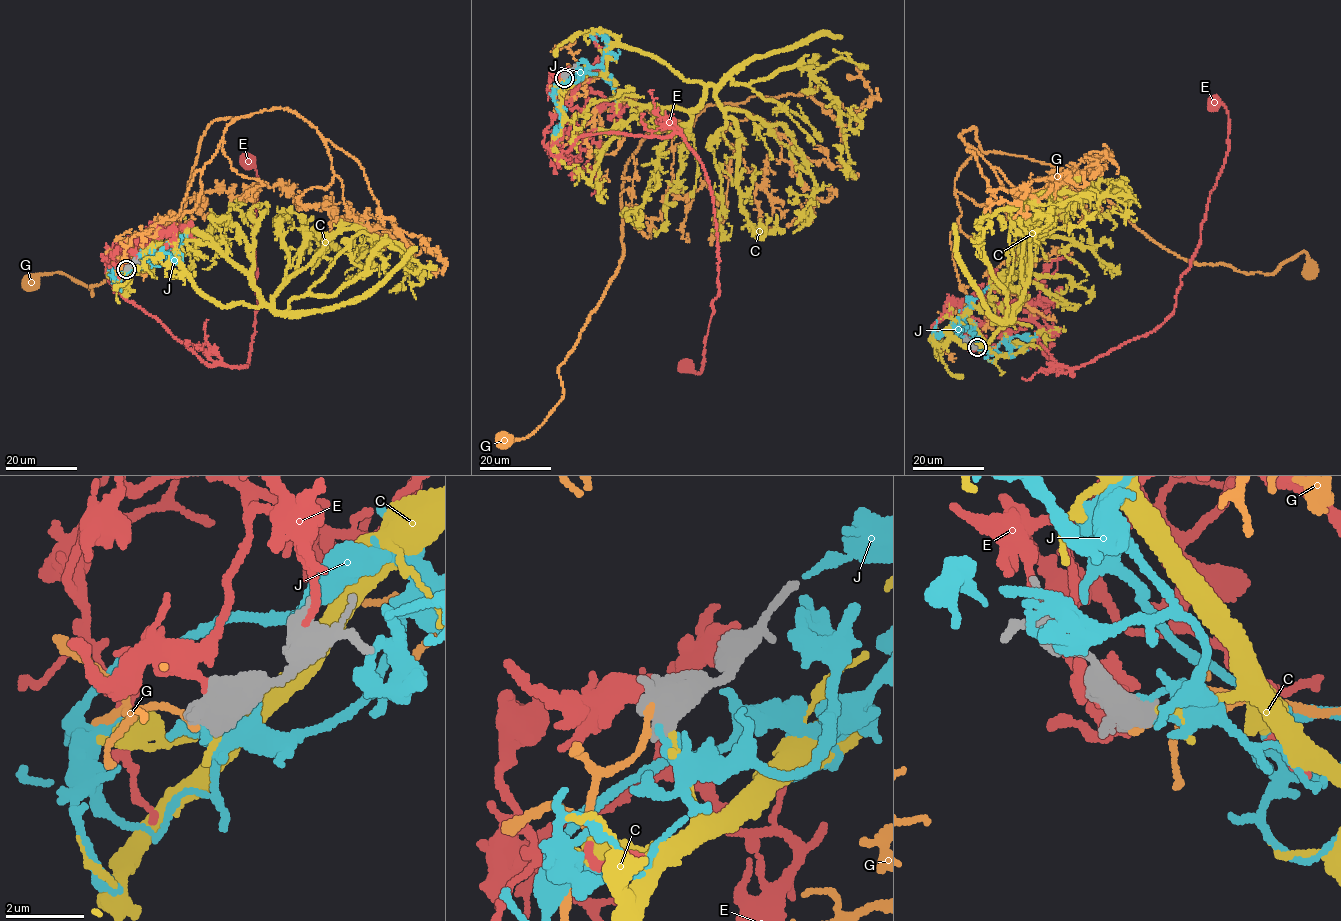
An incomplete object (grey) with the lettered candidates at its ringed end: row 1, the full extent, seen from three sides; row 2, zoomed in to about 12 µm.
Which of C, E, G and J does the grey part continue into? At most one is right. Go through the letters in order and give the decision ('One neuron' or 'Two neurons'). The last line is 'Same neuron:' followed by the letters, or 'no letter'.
C: One neuron
E: Two neurons
G: Two neurons
J: Two neurons
Same neuron: C

